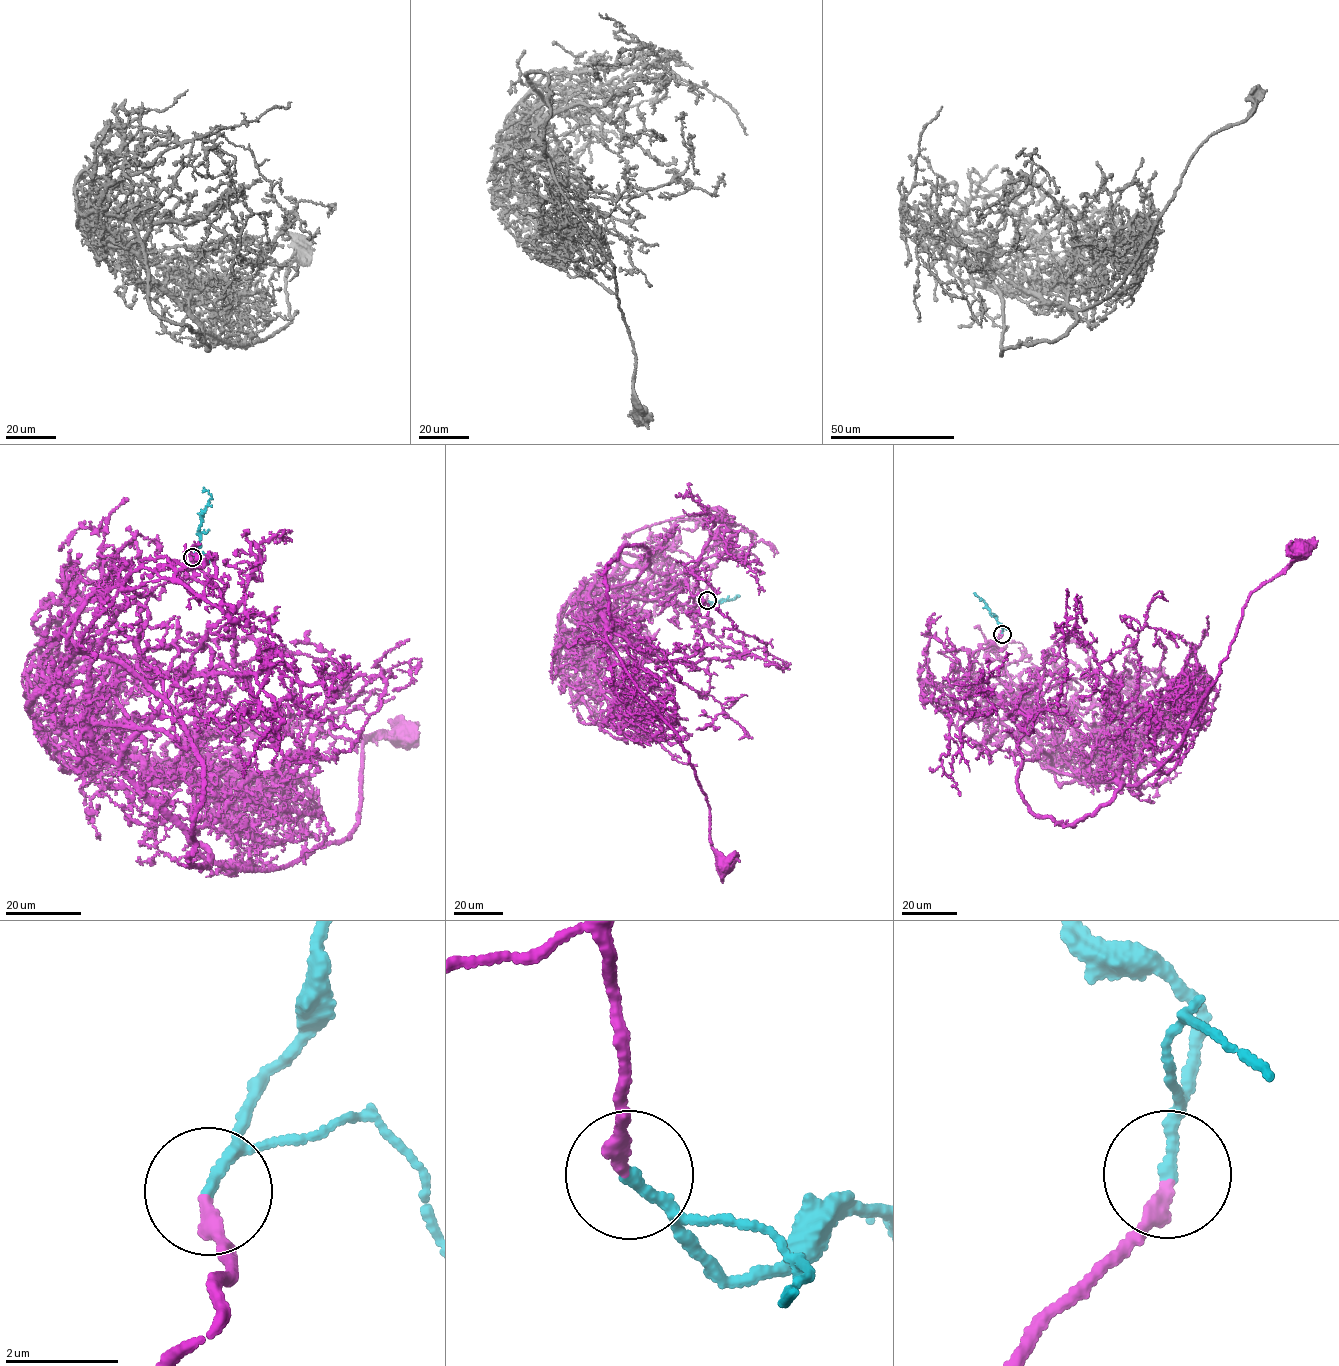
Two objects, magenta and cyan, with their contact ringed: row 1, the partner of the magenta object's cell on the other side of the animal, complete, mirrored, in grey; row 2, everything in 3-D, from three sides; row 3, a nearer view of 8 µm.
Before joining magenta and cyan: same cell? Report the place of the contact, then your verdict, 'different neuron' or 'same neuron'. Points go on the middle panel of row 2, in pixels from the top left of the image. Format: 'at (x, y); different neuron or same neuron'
at (707, 600); same neuron

